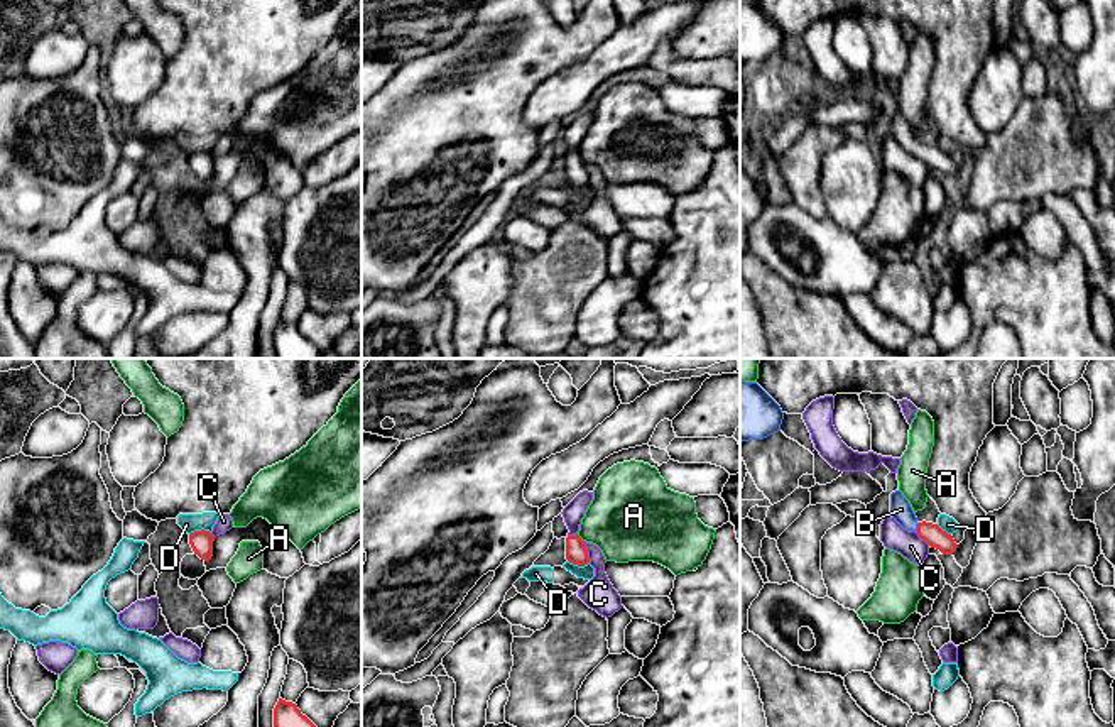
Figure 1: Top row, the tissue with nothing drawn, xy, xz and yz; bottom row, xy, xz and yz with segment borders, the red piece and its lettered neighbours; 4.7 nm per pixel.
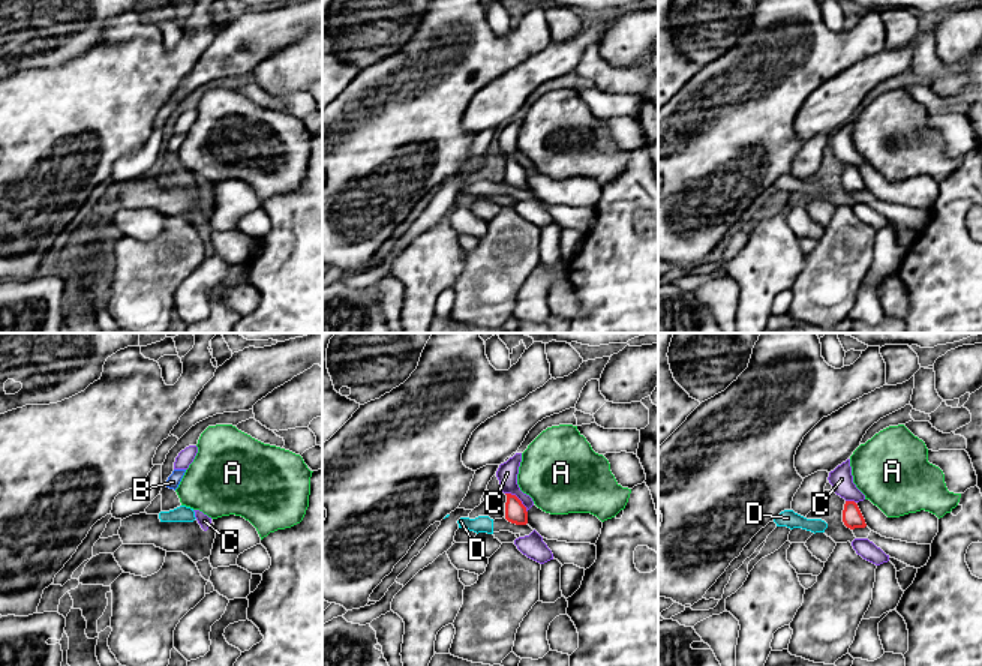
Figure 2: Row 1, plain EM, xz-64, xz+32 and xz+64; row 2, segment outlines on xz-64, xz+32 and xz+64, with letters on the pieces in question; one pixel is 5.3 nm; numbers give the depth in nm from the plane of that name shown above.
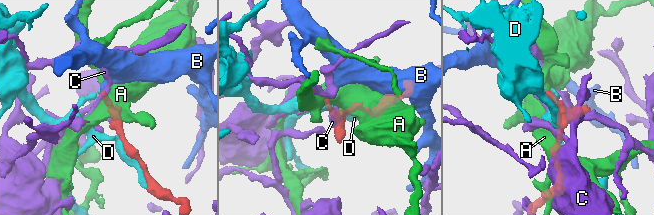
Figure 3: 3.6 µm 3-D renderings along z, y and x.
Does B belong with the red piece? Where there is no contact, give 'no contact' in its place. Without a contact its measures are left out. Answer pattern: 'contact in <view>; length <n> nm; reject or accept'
contact in yz; length 50 nm; accept

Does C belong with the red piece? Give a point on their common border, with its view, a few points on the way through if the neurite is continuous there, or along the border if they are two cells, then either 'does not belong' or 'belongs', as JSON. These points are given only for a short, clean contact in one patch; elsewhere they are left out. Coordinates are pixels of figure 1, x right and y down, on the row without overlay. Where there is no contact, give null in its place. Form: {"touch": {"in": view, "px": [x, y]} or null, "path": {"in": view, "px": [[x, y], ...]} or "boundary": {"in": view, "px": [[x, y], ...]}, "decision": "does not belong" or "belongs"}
{"touch": {"in": "xz", "px": [587, 173]}, "decision": "does not belong"}

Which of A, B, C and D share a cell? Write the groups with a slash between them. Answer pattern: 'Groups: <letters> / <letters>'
Groups: A / B / C / D

